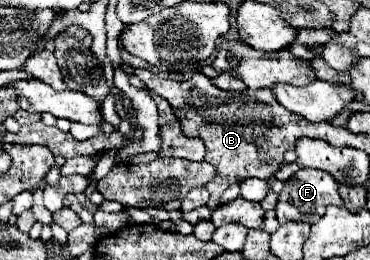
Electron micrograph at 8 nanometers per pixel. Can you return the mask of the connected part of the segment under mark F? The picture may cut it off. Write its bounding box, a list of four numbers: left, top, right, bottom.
[276,168,342,224]

